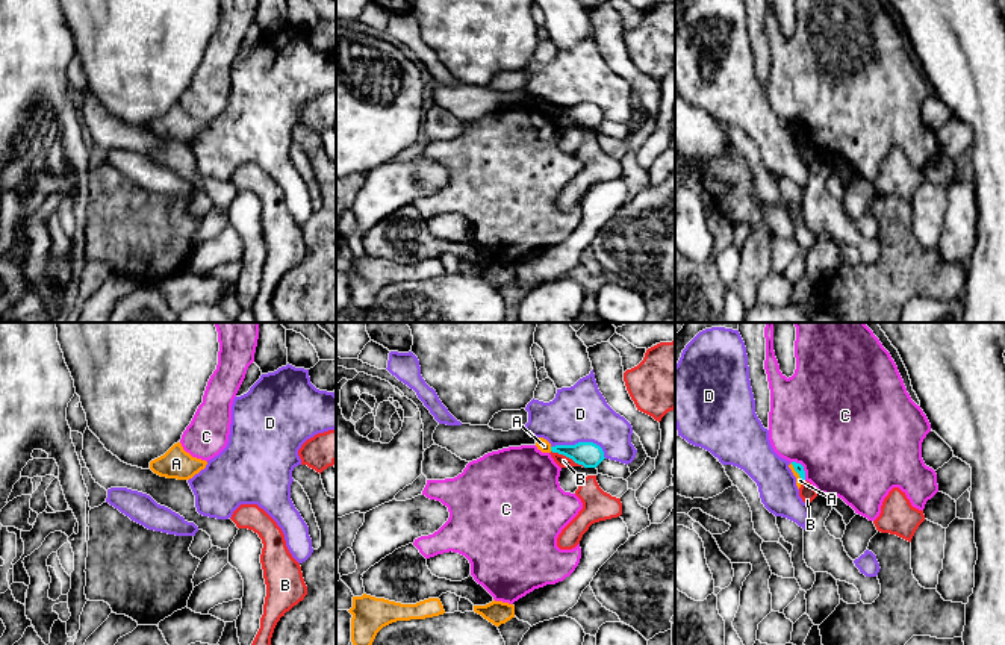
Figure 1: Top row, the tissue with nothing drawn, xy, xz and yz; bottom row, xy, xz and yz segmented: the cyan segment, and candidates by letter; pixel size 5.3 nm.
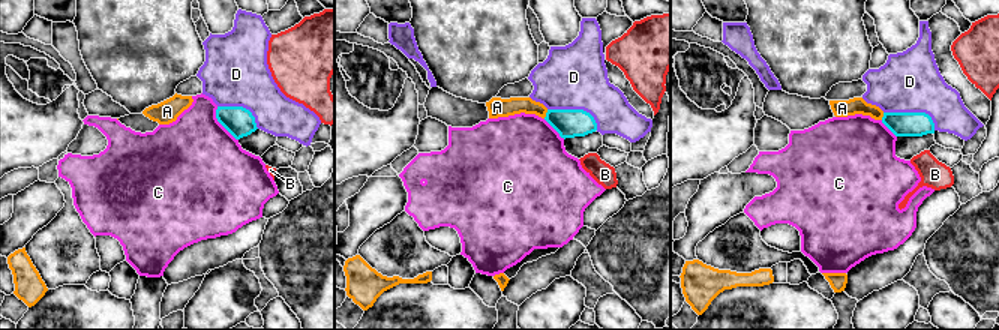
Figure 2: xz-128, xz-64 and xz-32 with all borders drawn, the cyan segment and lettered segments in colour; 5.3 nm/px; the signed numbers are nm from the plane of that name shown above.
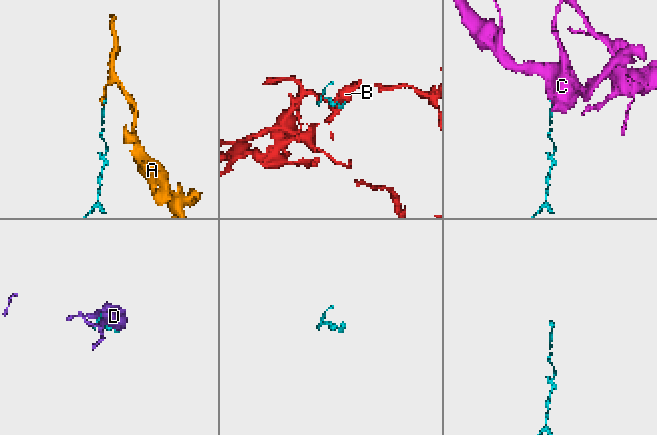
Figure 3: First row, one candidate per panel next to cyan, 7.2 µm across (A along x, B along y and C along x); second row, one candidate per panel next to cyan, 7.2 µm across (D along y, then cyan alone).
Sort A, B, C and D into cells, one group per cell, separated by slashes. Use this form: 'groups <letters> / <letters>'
groups A / B / C / D

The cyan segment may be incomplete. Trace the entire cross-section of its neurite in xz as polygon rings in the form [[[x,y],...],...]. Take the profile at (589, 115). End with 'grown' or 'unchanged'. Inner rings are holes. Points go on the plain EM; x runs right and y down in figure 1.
[[[578,103],[575,106],[551,108],[552,114],[563,115],[584,129],[596,129],[605,118],[599,106],[593,103]]]; unchanged

